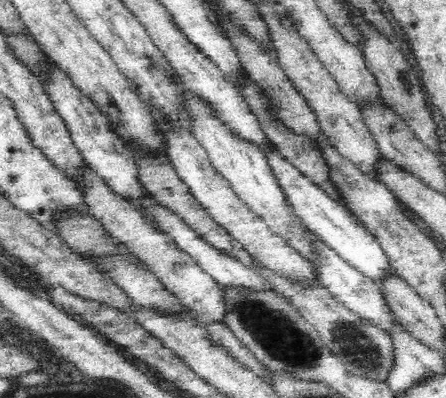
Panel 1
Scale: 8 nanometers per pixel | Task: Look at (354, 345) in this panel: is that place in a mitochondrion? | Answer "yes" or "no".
yes

